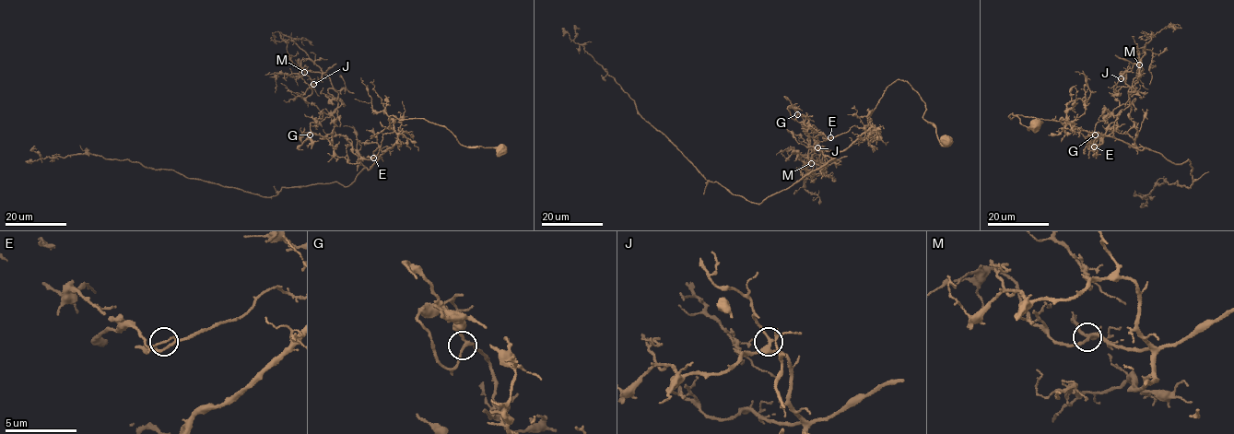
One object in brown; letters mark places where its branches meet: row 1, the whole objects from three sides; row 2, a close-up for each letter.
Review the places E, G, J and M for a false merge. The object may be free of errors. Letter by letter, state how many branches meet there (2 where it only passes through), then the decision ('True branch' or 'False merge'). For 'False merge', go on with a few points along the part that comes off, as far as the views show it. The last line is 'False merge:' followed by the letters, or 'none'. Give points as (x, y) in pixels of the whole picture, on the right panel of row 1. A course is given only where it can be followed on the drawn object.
E: Branches: 3. False merge. Course of the part to remove: (1094, 146), (1129, 106), (1151, 33), (1170, 24), (1173, 32)
G: Branches: 3. True branch
J: Branches: 3. True branch
M: Branches: 3. True branch
False merge: E

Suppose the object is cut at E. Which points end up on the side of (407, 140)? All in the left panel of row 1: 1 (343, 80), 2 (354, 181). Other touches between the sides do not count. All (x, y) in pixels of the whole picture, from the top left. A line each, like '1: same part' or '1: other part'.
1: other part
2: same part

